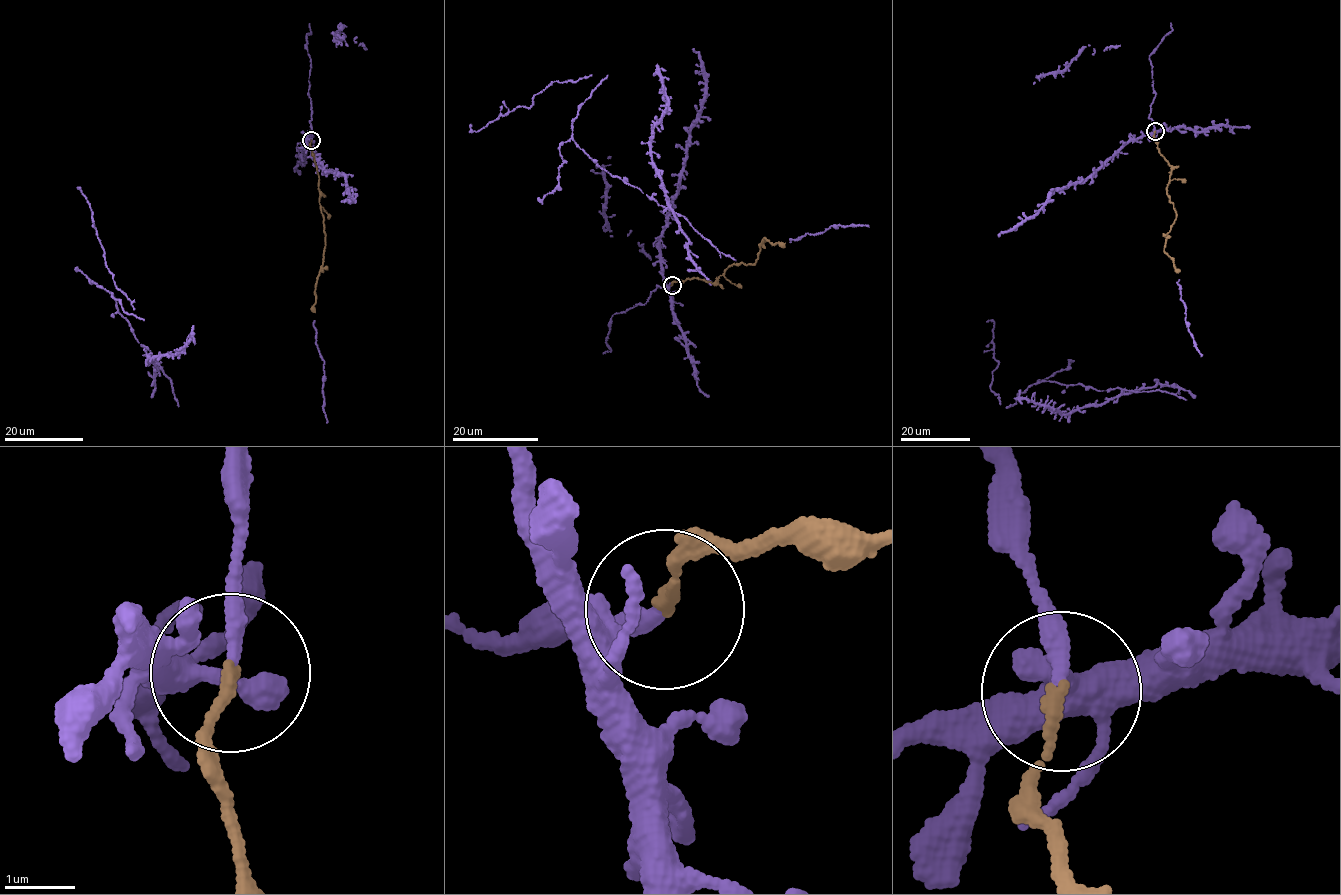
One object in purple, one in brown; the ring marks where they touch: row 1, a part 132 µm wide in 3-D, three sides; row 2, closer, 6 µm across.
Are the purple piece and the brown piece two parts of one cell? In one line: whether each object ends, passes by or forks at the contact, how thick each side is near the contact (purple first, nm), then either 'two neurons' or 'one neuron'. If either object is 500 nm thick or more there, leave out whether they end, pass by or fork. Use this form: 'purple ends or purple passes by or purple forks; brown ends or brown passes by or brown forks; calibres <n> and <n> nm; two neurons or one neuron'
purple passes by; brown ends; calibres 160 and 150 nm; one neuron

